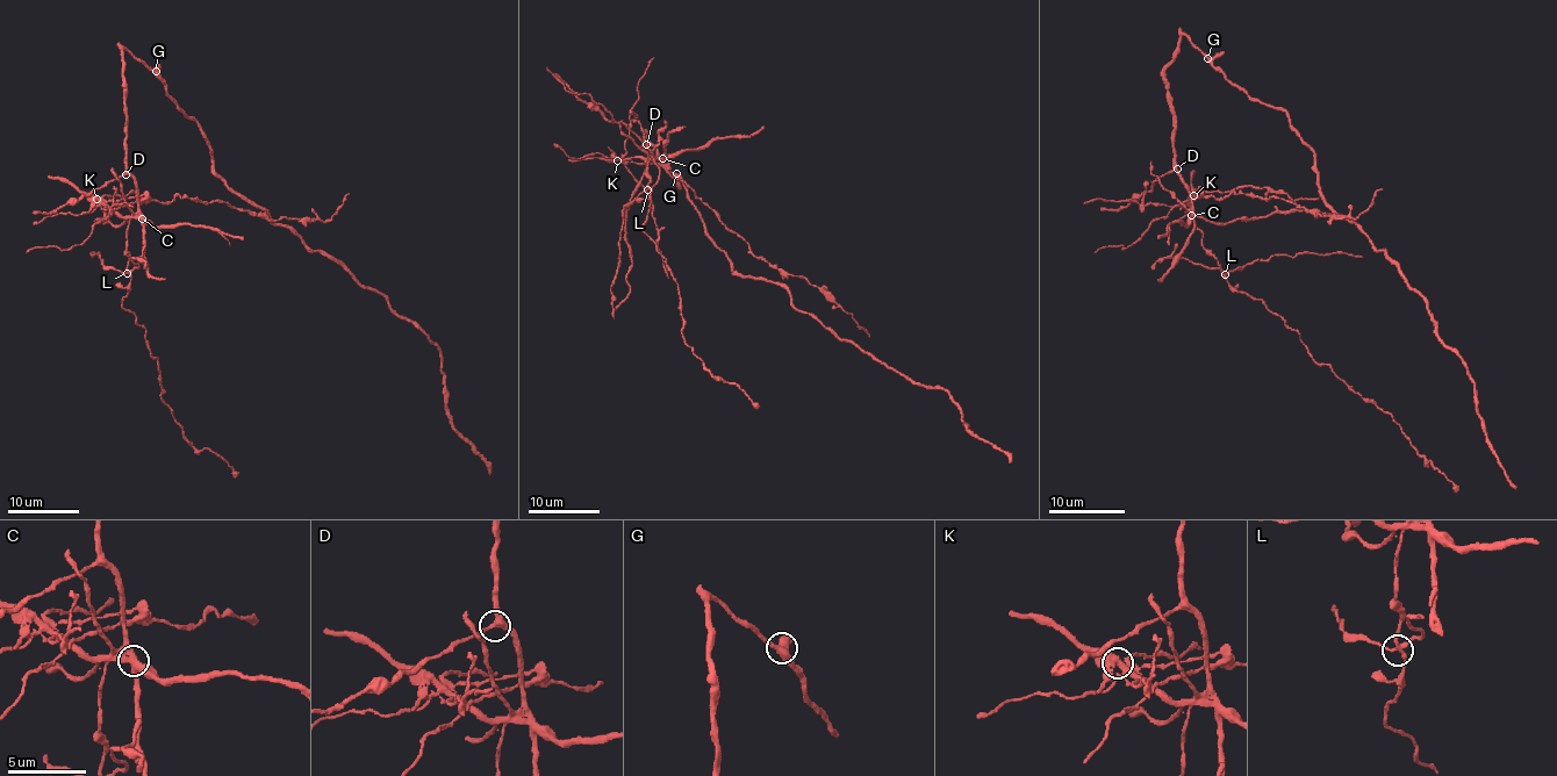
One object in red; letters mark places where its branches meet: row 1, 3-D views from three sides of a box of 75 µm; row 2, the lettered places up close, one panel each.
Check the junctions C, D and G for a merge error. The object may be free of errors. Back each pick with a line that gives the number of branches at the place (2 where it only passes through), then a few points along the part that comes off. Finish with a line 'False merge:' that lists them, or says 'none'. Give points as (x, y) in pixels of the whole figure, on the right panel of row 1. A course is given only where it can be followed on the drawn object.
C: Branches: 4. Course of the part to remove: (1192, 216), (1202, 232), (1202, 246), (1231, 284), (1261, 299), (1298, 333), (1307, 354), (1385, 411), (1456, 493)
False merge: C

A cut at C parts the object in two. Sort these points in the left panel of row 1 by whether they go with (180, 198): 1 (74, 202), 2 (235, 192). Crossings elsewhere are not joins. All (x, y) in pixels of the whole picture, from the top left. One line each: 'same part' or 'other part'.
1: other part
2: other part

